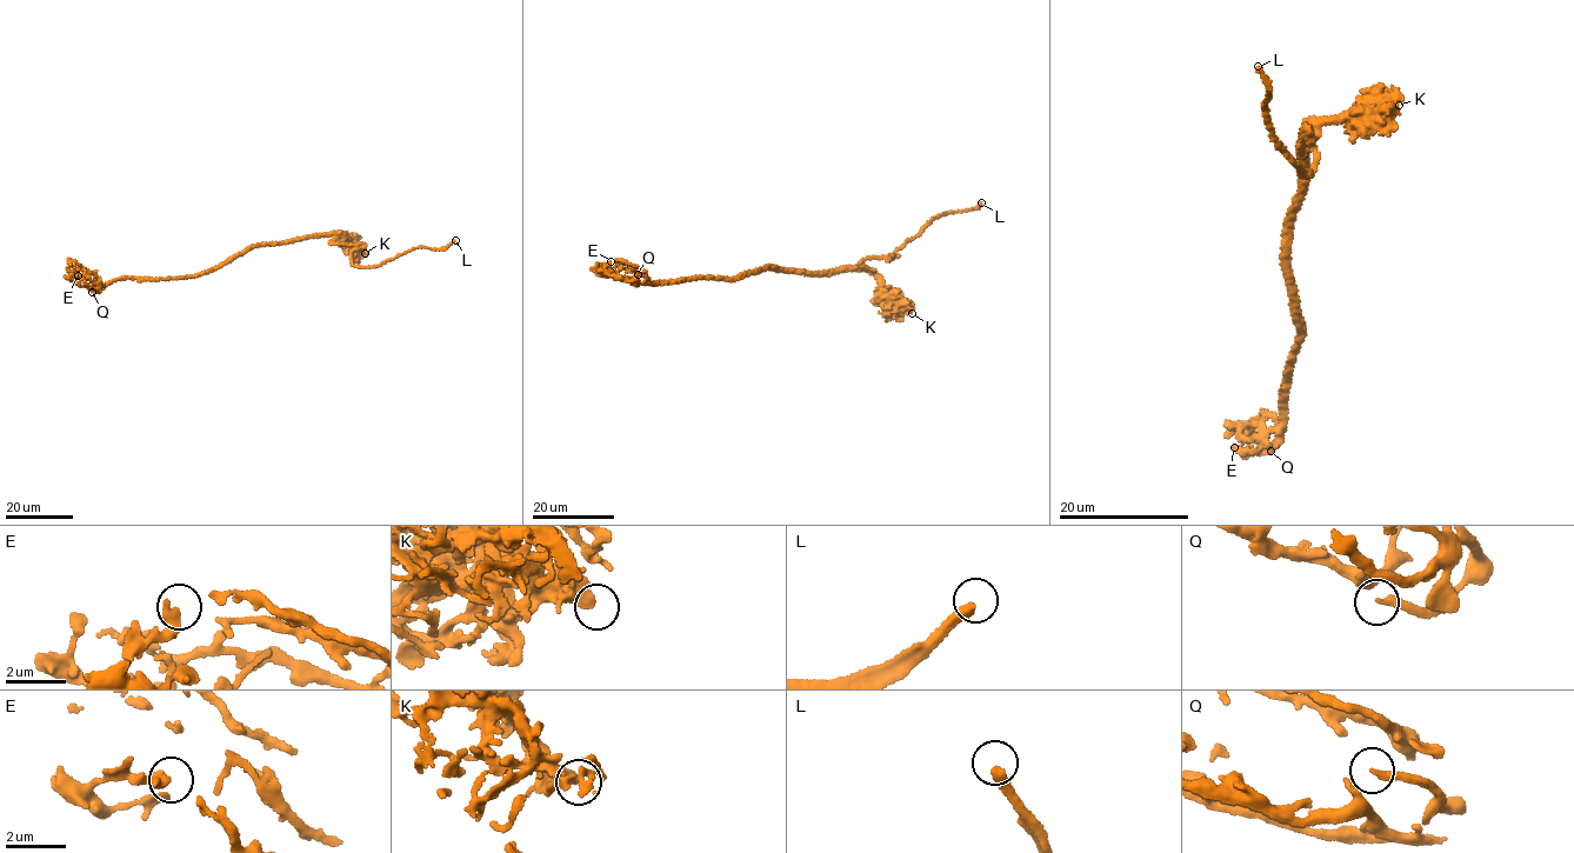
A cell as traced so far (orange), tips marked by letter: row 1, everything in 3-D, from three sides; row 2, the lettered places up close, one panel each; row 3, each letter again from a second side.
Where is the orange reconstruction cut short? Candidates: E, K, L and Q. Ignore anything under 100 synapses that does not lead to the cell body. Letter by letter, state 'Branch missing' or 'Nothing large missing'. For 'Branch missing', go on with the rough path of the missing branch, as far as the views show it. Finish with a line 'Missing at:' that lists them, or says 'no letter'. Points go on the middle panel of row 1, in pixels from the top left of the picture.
E: Nothing large missing
K: Nothing large missing
L: Branch missing. Course of what is missing: (981, 202), (1004, 197), (1014, 205), (1026, 197)
Q: Nothing large missing
Missing at: L

